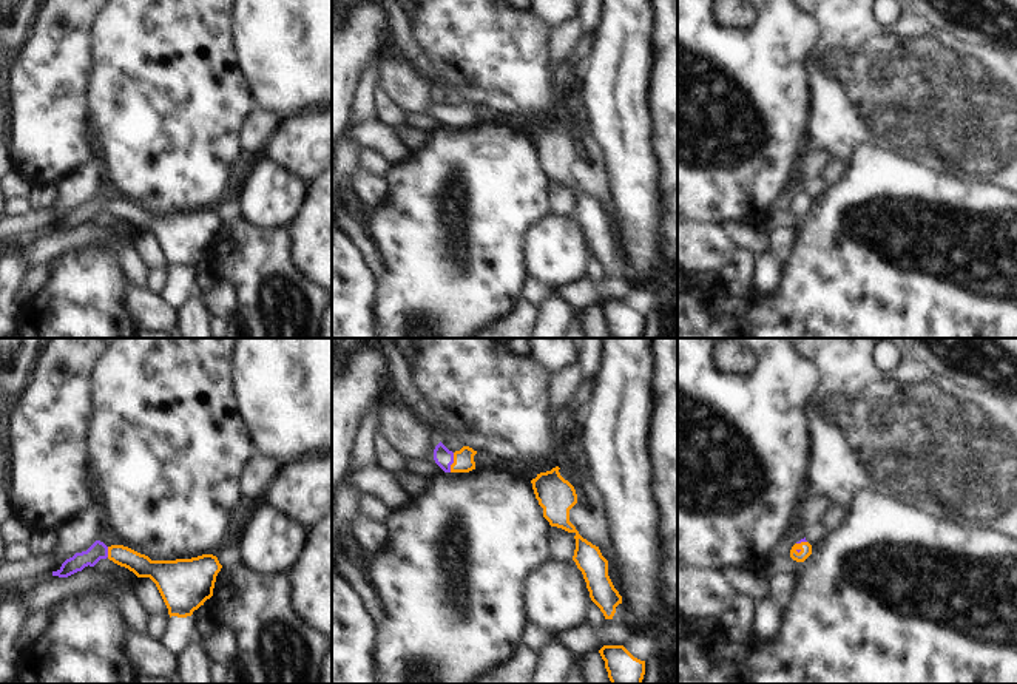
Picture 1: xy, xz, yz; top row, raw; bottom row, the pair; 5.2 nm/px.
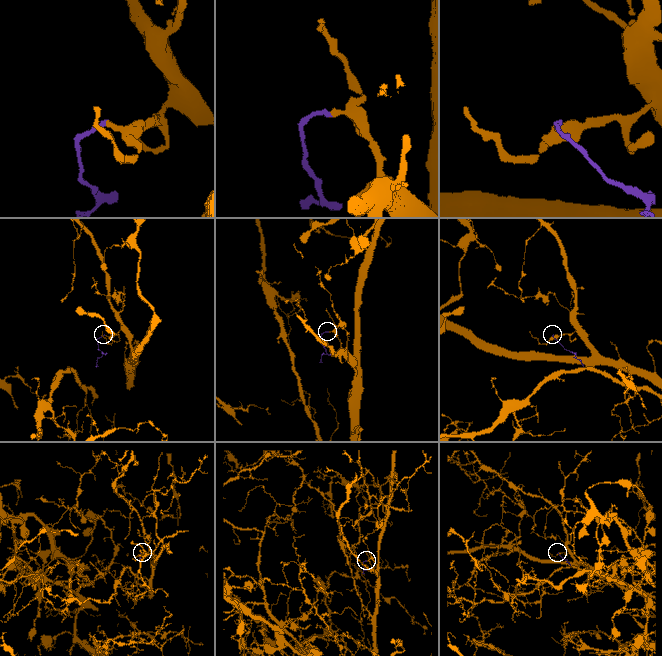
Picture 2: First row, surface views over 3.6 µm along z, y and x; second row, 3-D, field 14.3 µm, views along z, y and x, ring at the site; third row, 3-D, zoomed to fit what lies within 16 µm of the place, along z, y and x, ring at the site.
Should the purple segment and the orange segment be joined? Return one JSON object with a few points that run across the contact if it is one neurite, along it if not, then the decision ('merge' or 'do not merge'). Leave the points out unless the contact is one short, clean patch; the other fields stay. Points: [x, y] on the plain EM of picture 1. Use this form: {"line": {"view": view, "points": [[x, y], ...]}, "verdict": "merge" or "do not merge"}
{"line": {"view": "xz", "points": [[443, 111], [452, 116], [463, 115]]}, "verdict": "merge"}

